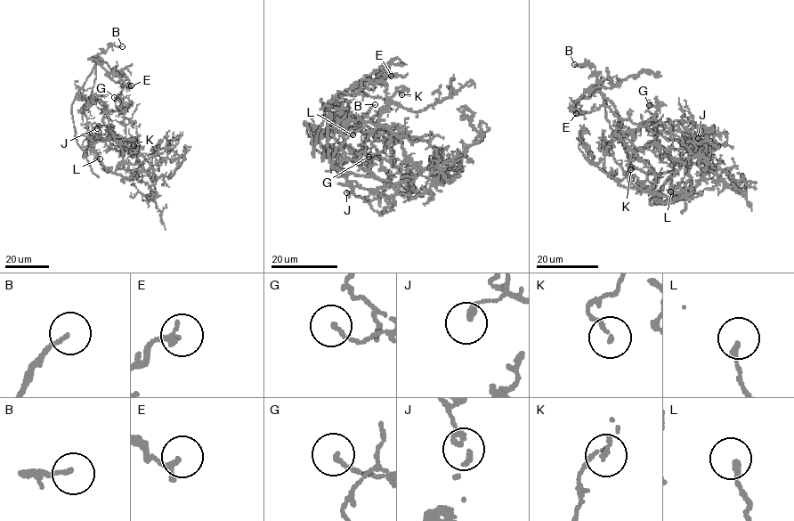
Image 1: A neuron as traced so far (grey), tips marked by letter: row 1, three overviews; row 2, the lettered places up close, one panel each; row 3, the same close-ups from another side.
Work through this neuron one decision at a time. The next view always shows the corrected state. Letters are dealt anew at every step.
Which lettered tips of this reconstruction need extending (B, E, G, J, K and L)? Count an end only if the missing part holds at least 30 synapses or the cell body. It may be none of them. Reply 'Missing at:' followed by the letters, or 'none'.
Missing at: none

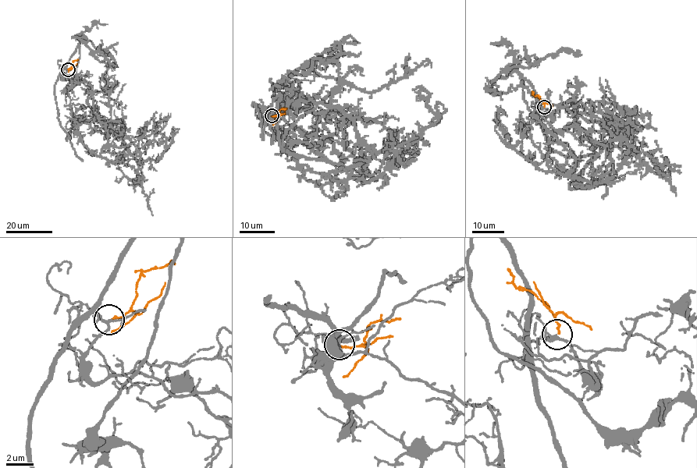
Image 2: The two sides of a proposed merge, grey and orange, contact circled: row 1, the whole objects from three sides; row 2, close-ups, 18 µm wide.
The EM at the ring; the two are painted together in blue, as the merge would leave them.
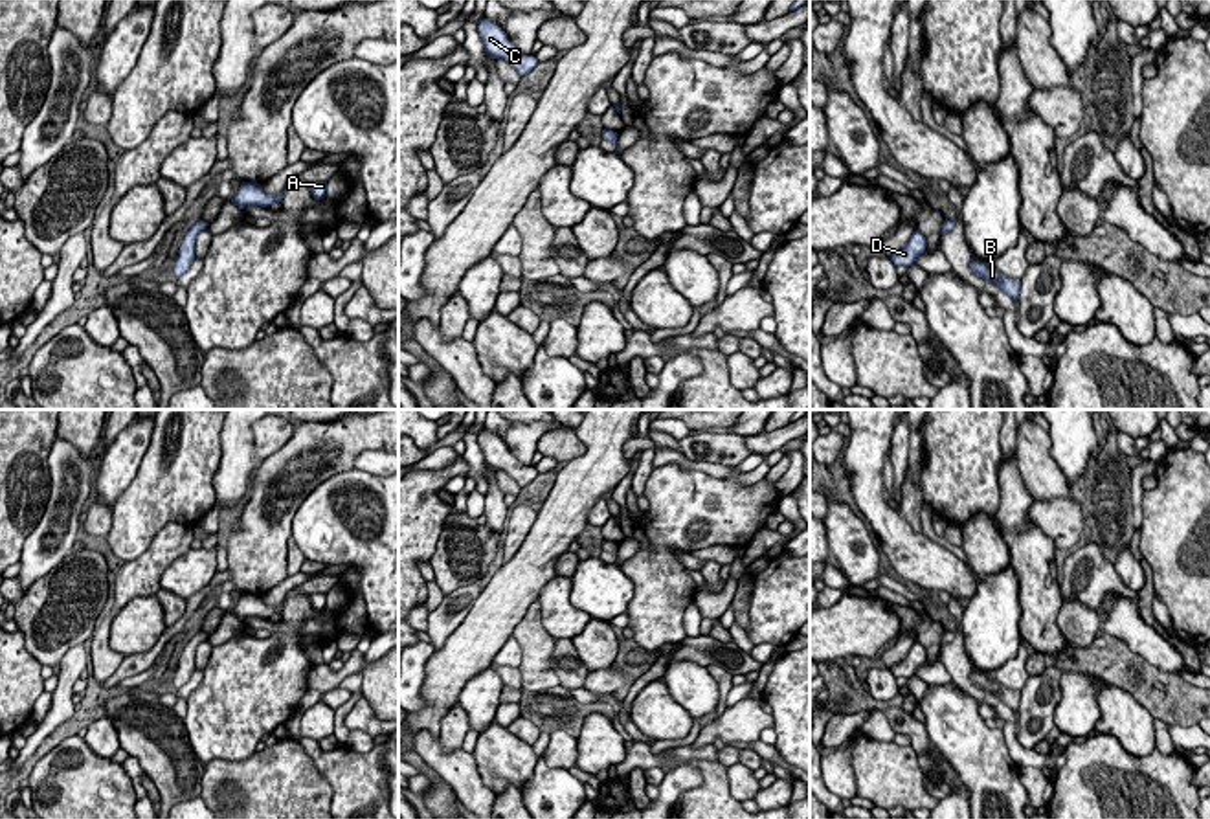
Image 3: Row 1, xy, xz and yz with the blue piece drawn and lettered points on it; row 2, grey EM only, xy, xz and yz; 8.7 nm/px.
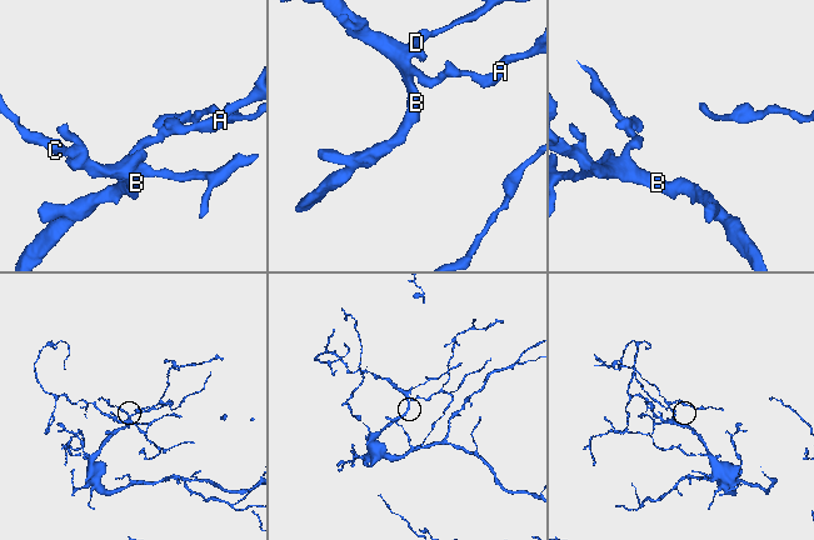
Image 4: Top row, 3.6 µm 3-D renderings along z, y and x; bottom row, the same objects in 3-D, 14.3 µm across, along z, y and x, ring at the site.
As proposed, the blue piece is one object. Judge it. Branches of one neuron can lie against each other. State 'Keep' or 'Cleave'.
Keep

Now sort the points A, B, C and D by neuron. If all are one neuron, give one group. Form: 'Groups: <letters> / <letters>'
Groups: A B C D

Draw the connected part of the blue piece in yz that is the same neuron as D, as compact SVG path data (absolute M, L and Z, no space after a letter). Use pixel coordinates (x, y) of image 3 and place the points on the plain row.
M920 641L913 643L911 652L894 667L891 667L889 670L896 676L896 678L913 678L916 676L916 668L920 665L924 665L927 659L927 652L924 648L924 645Z

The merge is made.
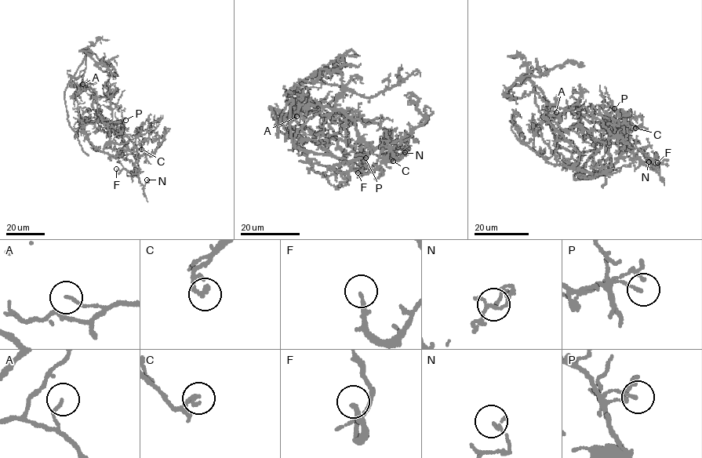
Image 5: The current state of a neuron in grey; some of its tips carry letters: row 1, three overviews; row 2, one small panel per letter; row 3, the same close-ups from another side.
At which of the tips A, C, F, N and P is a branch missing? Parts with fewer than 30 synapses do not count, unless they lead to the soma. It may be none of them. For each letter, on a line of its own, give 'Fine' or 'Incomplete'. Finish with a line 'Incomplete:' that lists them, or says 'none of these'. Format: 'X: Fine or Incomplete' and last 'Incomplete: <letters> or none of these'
A: Fine
C: Fine
F: Fine
N: Fine
P: Fine
Incomplete: none of these

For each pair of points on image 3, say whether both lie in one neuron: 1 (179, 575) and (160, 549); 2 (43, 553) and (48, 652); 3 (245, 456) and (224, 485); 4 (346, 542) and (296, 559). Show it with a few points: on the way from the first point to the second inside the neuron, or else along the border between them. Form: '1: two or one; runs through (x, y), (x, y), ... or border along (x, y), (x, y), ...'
1: two; border along (190, 548), (164, 572), (158, 586)
2: two; border along (72, 551), (24, 594)
3: one; runs through (237, 463), (232, 478)
4: two; border along (291, 537), (307, 559)

